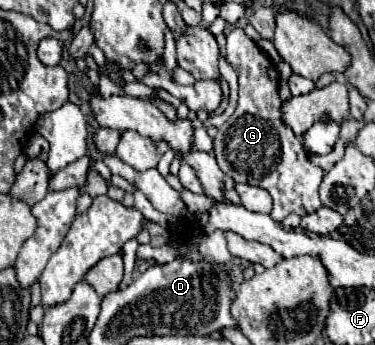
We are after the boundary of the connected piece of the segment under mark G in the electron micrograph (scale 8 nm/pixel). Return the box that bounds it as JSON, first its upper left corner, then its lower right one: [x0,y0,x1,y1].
[215,27,323,221]

